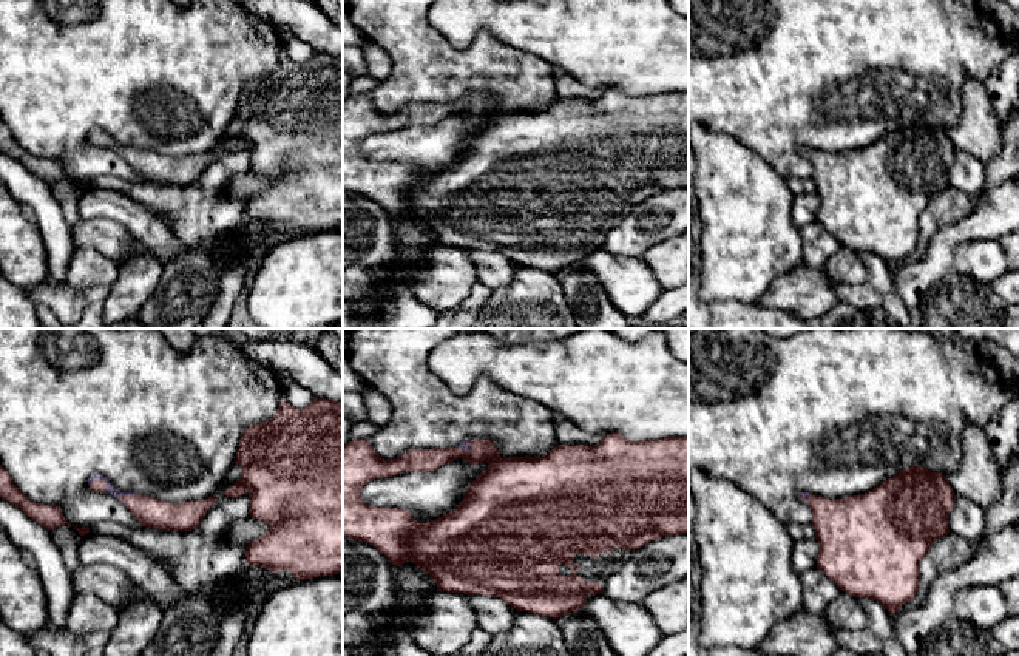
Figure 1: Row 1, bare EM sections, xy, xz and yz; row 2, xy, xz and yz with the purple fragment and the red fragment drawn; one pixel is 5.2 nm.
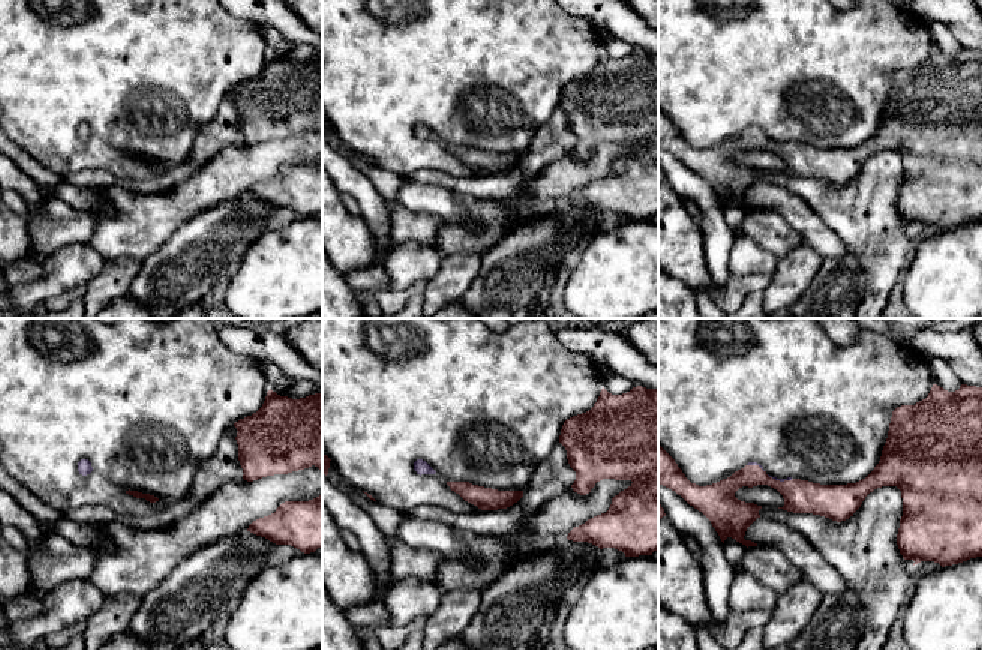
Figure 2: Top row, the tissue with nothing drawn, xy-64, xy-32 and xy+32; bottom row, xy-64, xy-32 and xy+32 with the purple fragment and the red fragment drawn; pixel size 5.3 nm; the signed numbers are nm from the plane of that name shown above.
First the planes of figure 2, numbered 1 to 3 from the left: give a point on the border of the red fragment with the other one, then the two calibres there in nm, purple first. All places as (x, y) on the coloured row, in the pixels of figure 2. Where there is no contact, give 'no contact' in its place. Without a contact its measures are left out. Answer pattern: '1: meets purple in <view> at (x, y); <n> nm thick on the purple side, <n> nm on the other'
1: no contact
2: no contact
3: meets purple in xy+32 at (780, 481); 20 nm thick on the purple side, 180 nm on the other

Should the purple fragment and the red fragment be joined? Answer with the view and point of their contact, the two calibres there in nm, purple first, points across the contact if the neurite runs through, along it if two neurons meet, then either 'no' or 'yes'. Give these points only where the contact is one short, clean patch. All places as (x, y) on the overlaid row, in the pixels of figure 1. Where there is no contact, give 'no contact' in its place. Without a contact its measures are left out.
contact xy (101, 479); calibres 50 and 60 nm; way xy (108, 486), (101, 479), (98, 485); yes

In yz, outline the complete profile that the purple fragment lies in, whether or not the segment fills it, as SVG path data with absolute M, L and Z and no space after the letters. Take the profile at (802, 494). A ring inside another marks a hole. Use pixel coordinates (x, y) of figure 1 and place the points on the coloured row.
M922 466L905 468L880 486L837 500L801 492L812 509L812 528L820 543L817 566L852 597L869 597L889 613L911 602L920 583L920 560L931 543L950 533L948 514L956 495L945 475Z

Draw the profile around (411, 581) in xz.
M405 562L403 565L394 566L395 583L400 599L400 616L408 633L415 627L417 613L409 607L415 604L417 599L423 599L428 594L438 591L437 583L431 579L428 573L420 570L415 563Z

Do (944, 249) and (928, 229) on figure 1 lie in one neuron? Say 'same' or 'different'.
different

